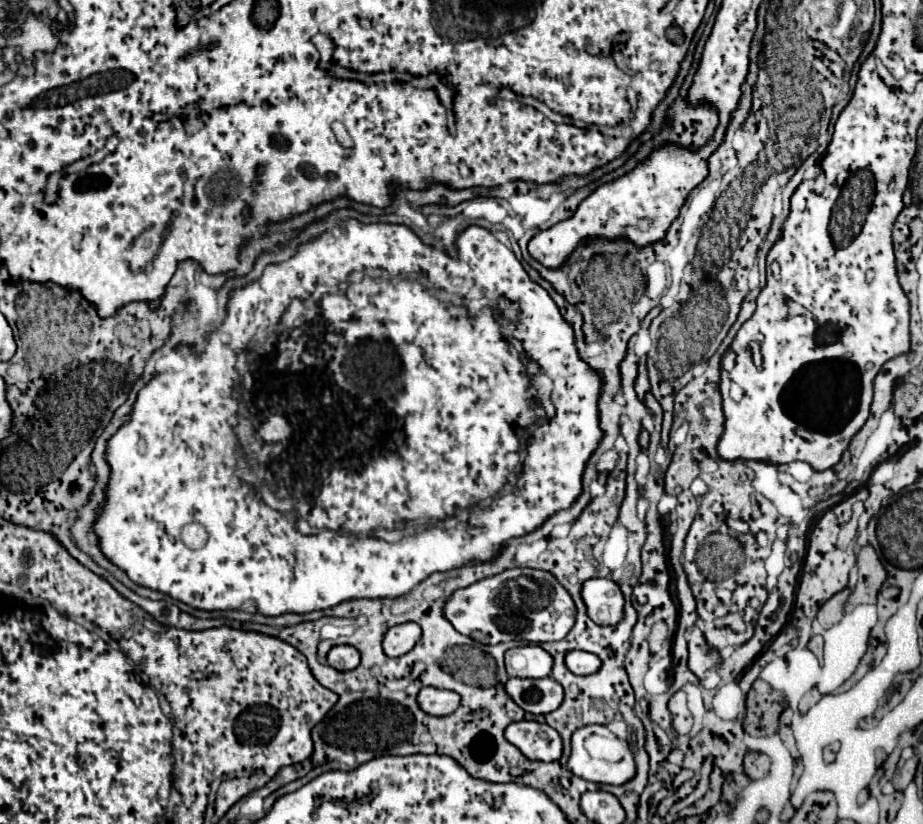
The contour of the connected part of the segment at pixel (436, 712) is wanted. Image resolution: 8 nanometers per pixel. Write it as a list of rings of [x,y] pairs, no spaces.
[[[423,688],[417,700],[421,710],[431,716],[449,716],[461,704],[461,696],[457,692],[441,688]]]

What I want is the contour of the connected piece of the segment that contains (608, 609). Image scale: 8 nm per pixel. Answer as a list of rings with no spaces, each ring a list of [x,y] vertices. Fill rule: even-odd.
[[[593,578],[583,584],[583,600],[589,618],[599,626],[615,626],[623,618],[625,598],[611,578]]]

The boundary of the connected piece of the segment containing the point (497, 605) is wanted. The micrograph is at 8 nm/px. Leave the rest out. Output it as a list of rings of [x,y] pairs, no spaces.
[[[513,568],[497,576],[479,580],[469,588],[457,590],[445,604],[445,616],[451,624],[481,644],[499,644],[511,640],[555,642],[567,636],[575,624],[575,602],[559,580],[545,570]]]

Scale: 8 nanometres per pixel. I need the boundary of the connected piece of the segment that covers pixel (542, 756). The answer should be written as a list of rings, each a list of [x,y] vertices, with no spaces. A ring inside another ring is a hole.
[[[535,720],[513,722],[505,730],[505,738],[517,746],[527,758],[553,762],[563,754],[563,740],[555,728]]]

